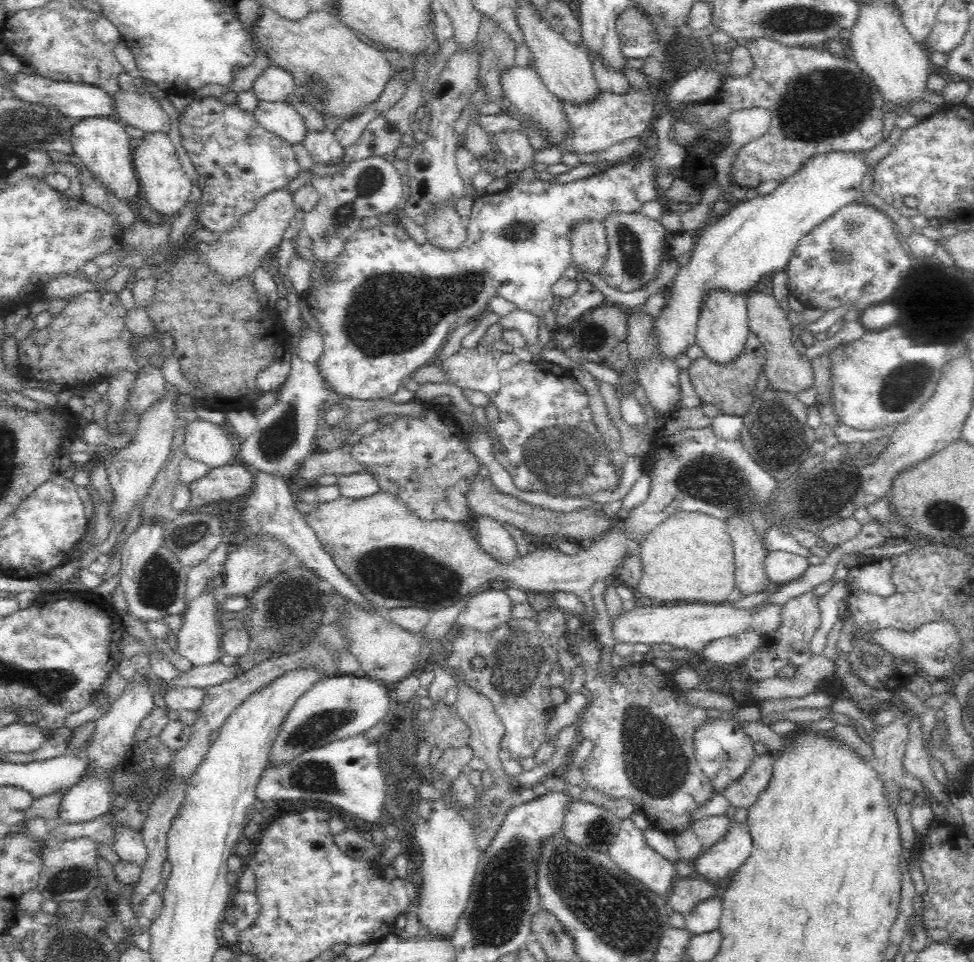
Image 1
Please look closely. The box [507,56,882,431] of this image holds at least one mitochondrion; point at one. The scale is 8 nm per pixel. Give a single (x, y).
(824, 104)

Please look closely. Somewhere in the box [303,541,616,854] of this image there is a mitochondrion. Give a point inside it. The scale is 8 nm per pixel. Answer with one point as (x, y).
(400, 573)

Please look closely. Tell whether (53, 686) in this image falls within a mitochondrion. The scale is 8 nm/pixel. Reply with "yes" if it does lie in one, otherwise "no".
yes

